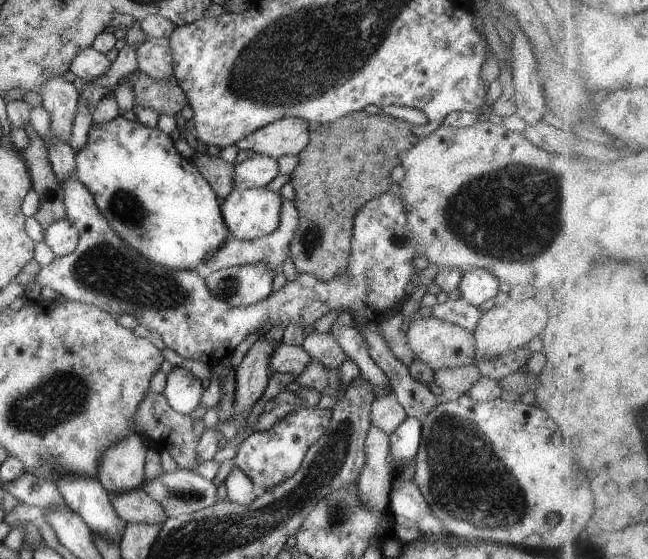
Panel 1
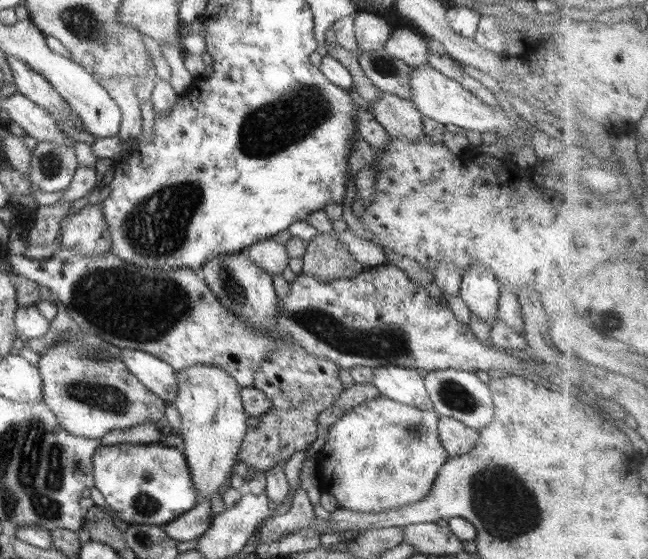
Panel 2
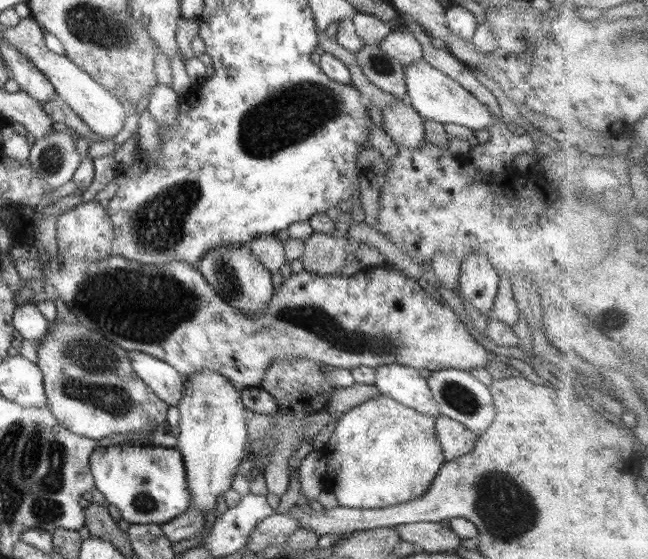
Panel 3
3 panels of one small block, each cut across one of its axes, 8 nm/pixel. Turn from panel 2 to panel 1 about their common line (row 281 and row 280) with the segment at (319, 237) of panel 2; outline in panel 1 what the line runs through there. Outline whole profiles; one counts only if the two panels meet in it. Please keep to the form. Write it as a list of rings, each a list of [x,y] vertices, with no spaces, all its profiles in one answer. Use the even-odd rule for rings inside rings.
[[[358,111],[347,114],[327,125],[320,125],[309,133],[310,142],[298,155],[298,165],[290,175],[290,184],[295,190],[293,200],[299,212],[298,226],[289,246],[289,256],[299,274],[312,274],[322,282],[336,278],[348,268],[348,258],[353,243],[354,219],[360,206],[380,194],[388,193],[392,183],[392,170],[401,164],[401,159],[410,148],[420,142],[413,125],[381,114]]]

